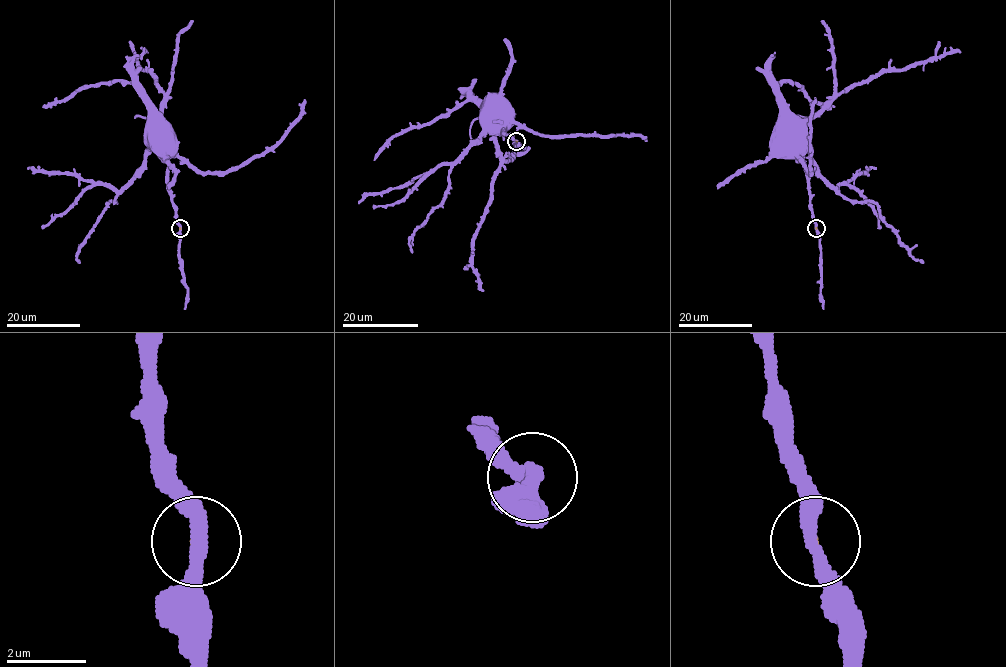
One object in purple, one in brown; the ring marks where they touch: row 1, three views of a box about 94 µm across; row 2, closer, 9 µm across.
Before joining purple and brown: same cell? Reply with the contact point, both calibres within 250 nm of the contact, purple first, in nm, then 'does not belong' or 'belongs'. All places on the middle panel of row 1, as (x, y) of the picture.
place (516, 141); calibres 360 and 60 nm; does not belong

